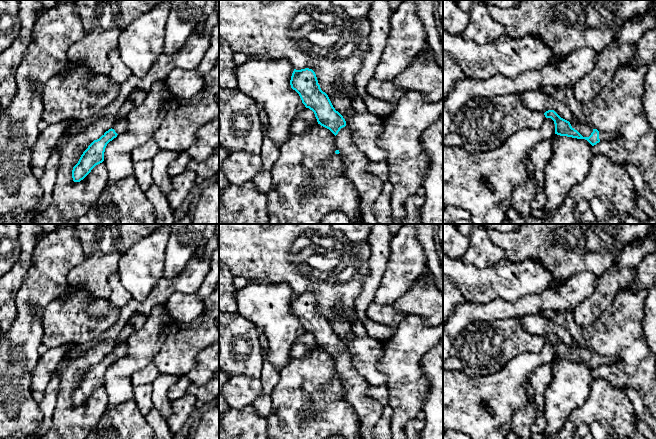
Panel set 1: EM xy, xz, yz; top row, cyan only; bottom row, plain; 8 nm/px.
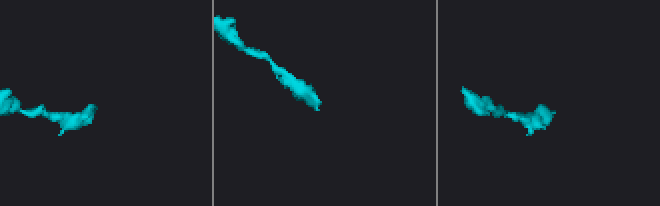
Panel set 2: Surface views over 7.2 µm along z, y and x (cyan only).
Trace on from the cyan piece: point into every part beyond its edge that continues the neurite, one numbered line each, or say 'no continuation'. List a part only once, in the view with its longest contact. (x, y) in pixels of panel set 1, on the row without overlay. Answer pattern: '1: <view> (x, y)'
1: yz (585, 355)

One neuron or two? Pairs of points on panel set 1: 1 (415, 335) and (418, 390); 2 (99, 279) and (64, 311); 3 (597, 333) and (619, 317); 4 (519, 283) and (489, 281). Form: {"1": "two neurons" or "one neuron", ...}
{"1": "one neuron", "2": "two neurons", "3": "one neuron", "4": "one neuron"}

